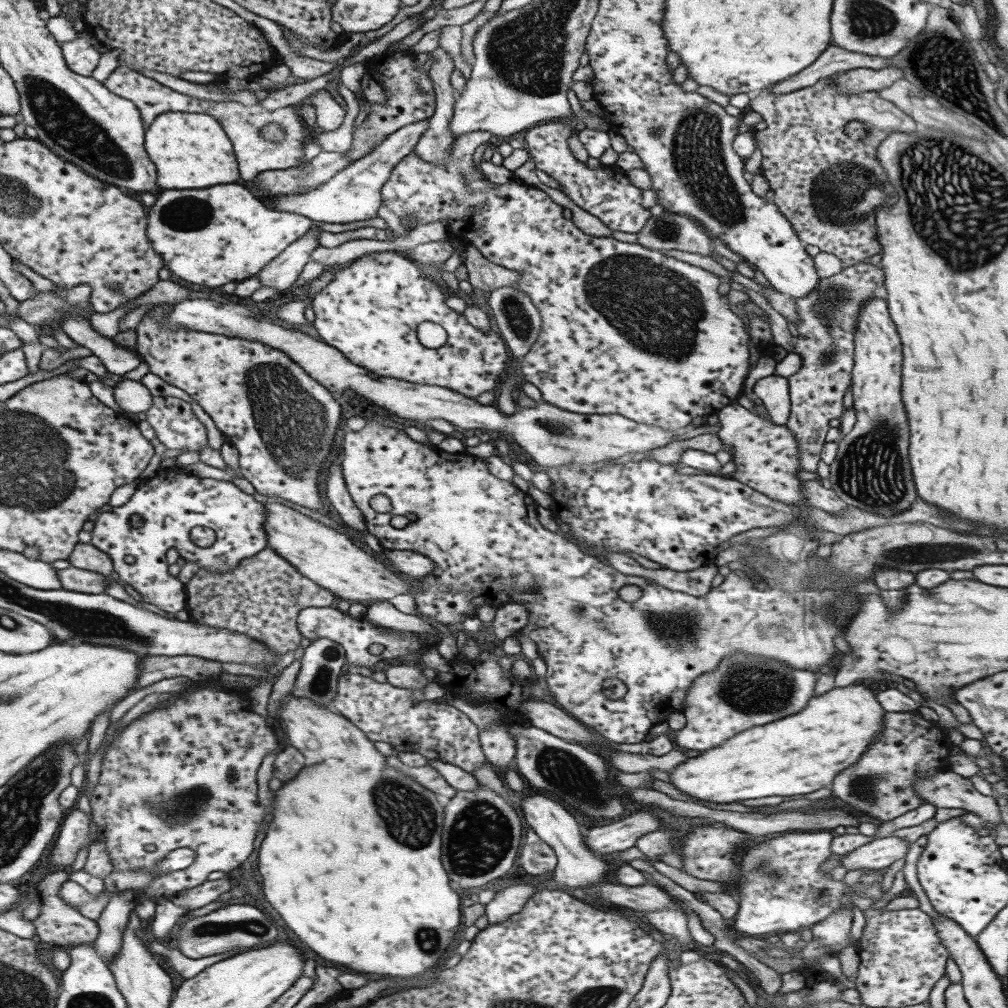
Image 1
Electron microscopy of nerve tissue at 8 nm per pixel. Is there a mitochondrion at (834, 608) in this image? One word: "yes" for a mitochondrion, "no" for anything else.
yes

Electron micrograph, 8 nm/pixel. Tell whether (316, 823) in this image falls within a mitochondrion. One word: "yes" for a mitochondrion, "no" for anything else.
no

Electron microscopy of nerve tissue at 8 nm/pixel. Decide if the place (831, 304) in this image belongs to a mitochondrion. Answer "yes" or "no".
yes

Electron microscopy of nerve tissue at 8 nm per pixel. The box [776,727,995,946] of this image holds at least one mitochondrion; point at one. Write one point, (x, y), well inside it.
(871, 788)

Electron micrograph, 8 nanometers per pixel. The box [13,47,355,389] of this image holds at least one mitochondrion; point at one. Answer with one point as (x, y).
(62, 119)

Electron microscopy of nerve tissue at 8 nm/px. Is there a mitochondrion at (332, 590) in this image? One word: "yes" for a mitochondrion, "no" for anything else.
no

